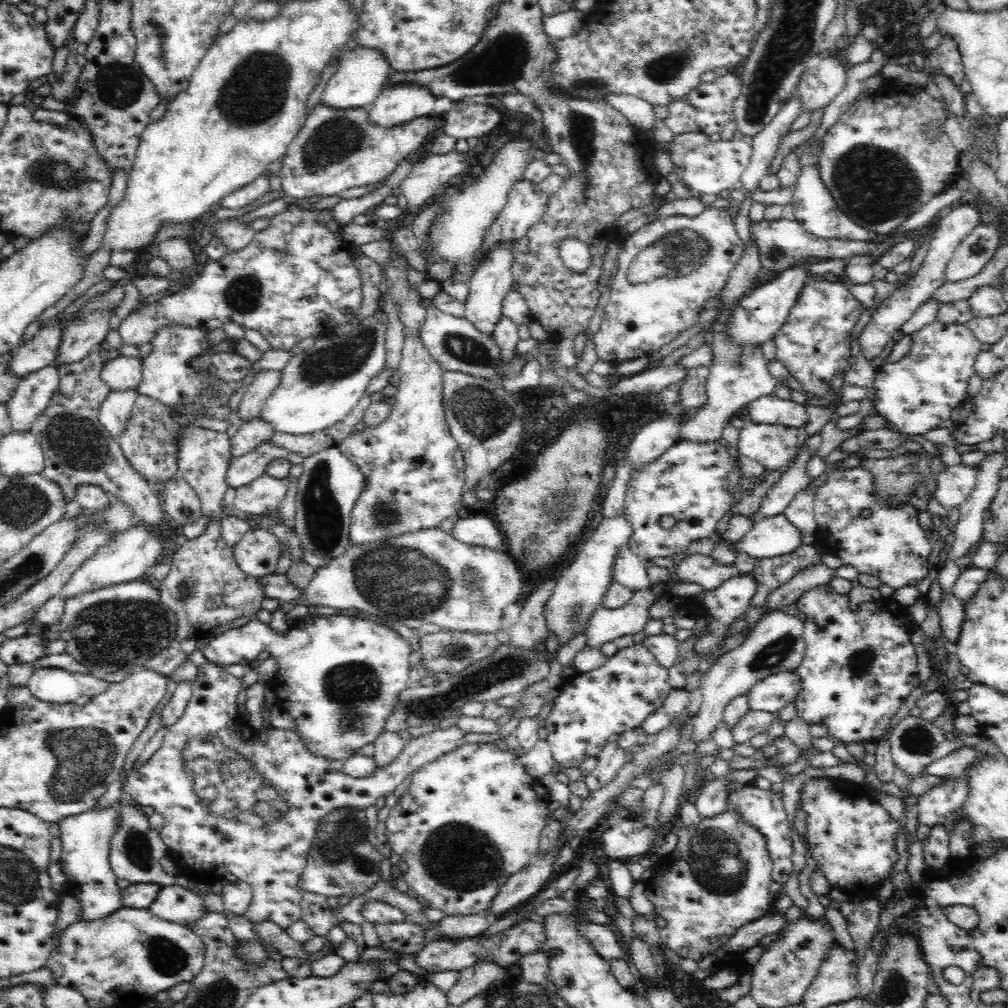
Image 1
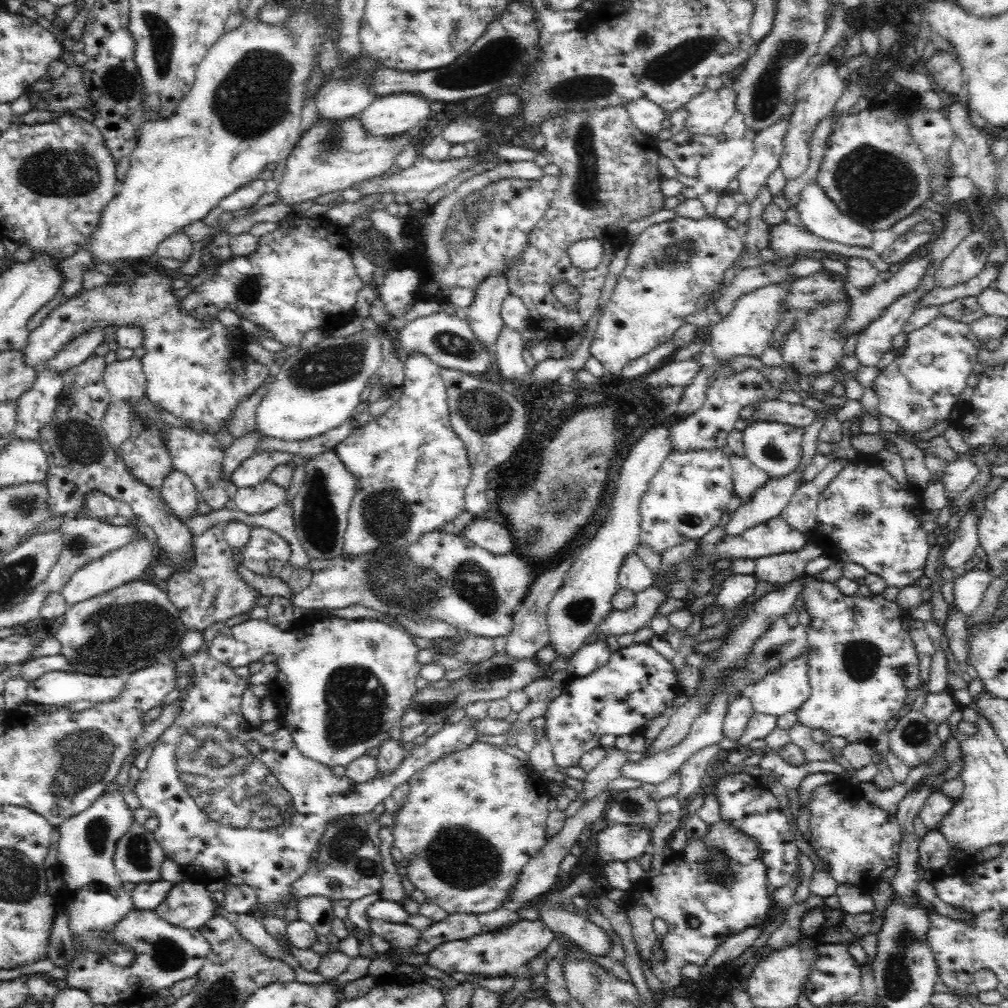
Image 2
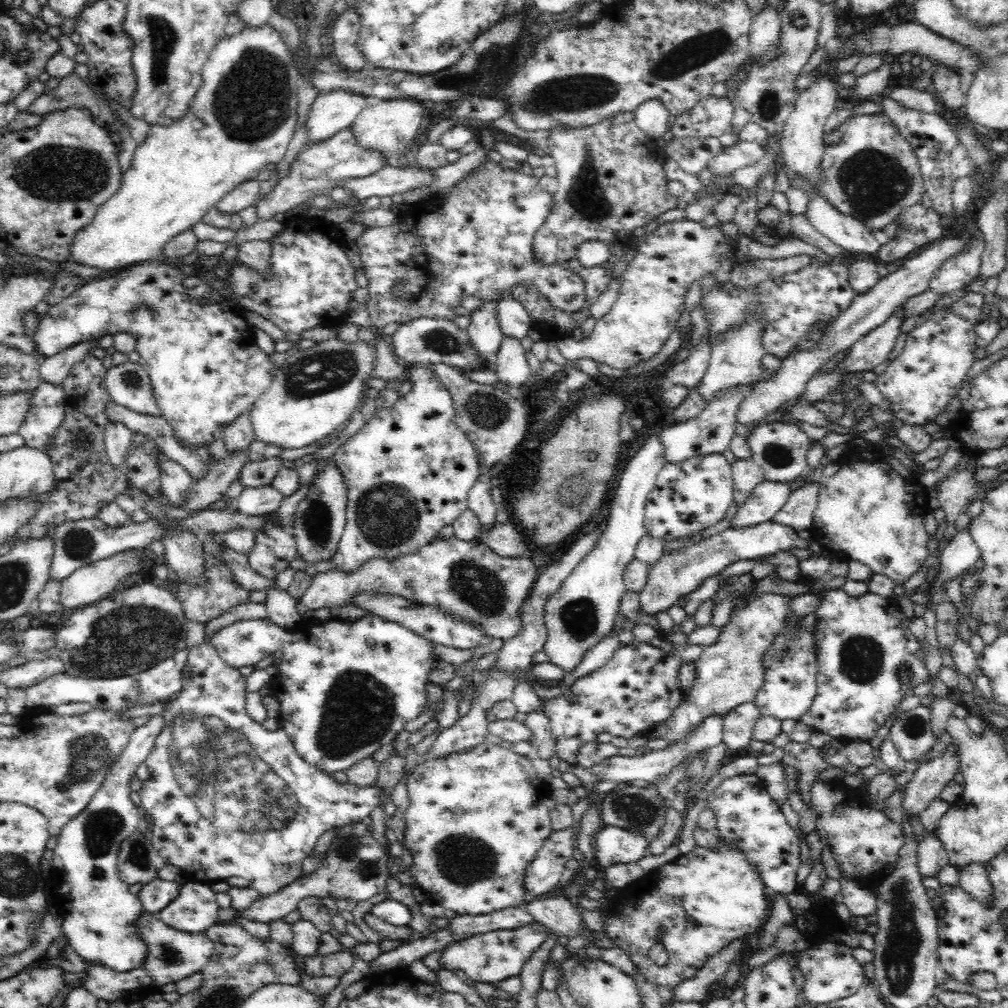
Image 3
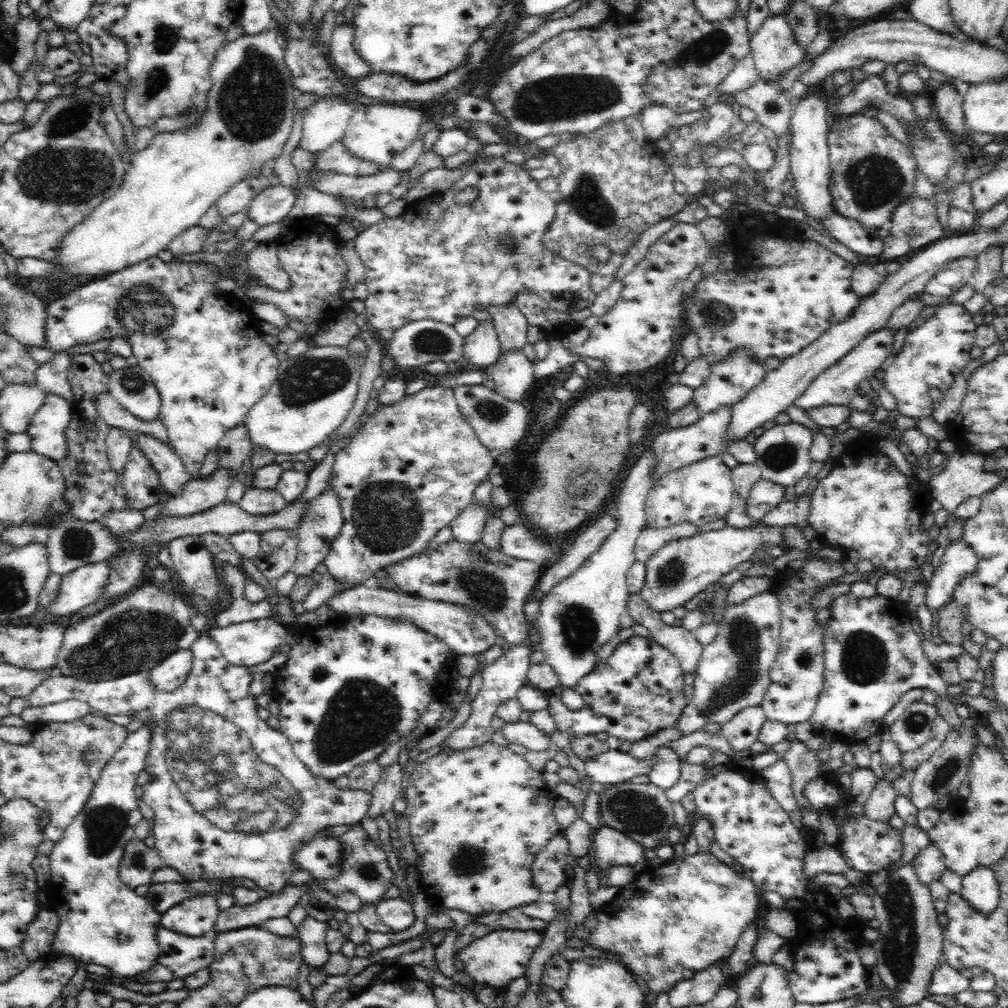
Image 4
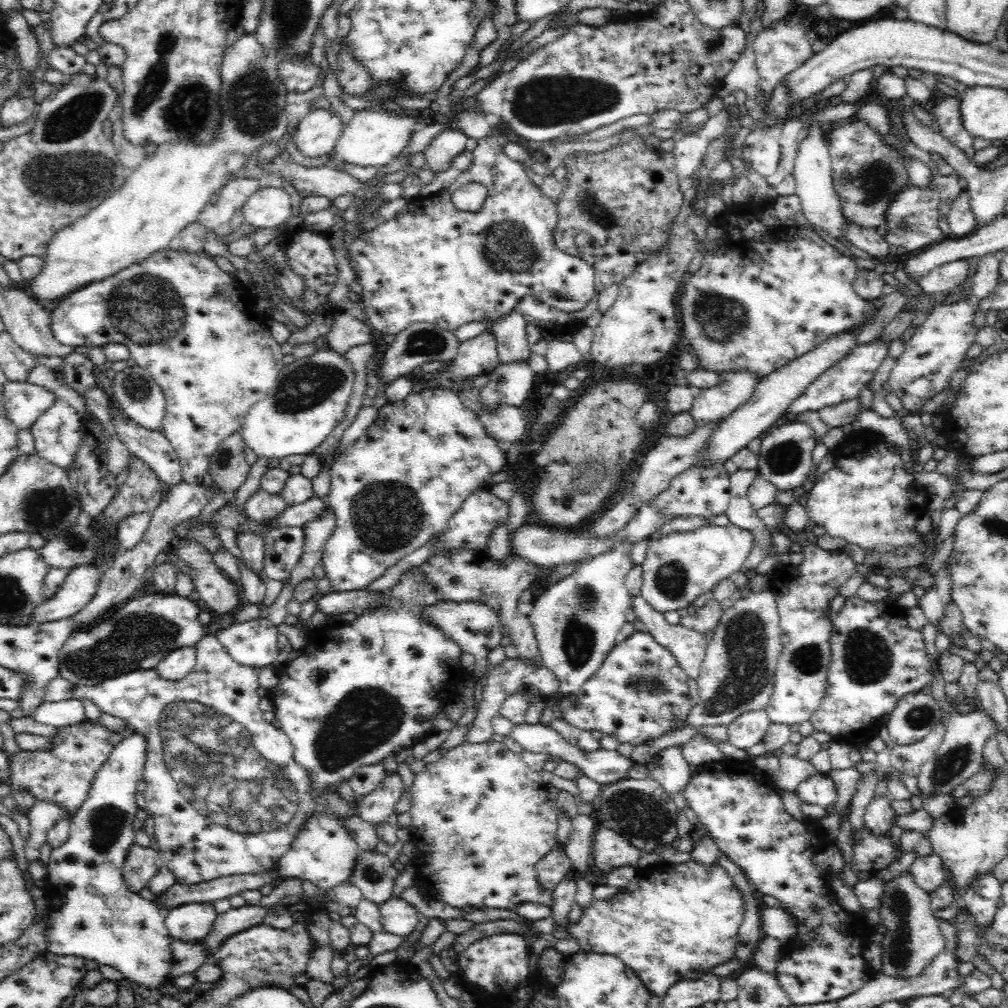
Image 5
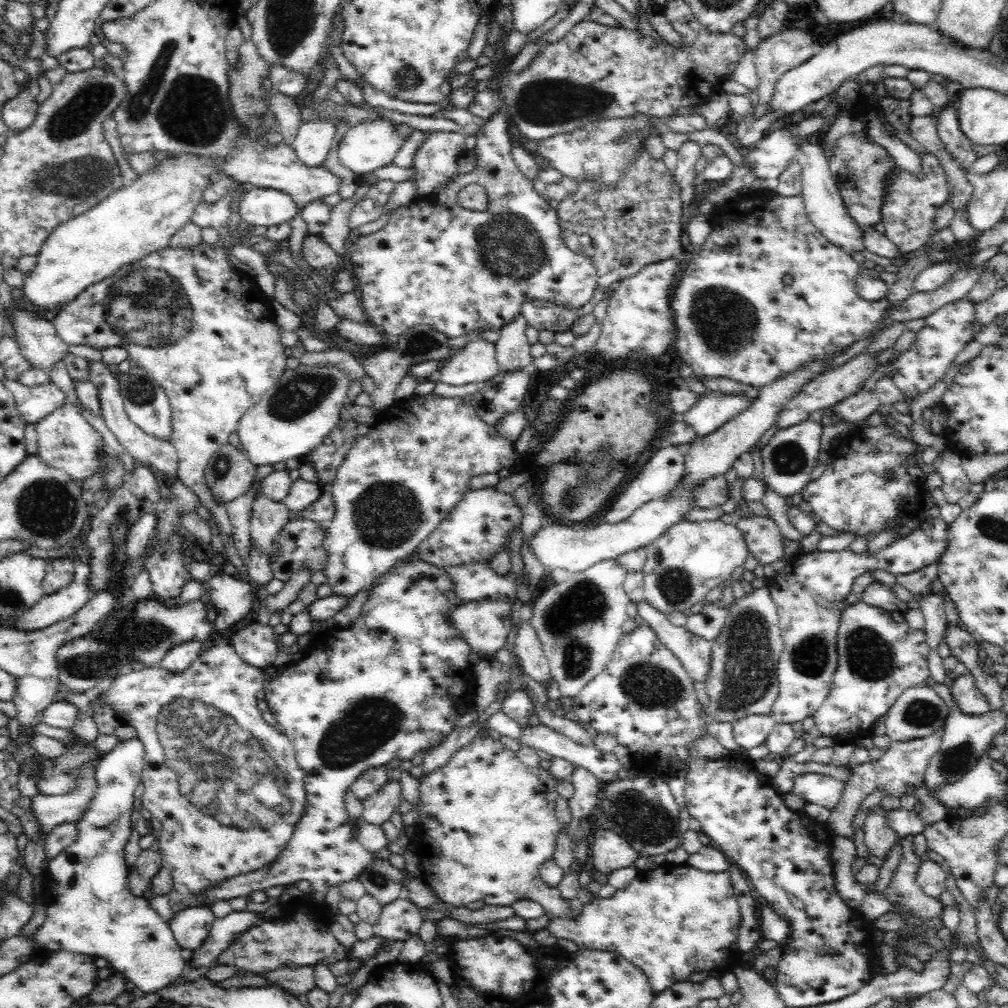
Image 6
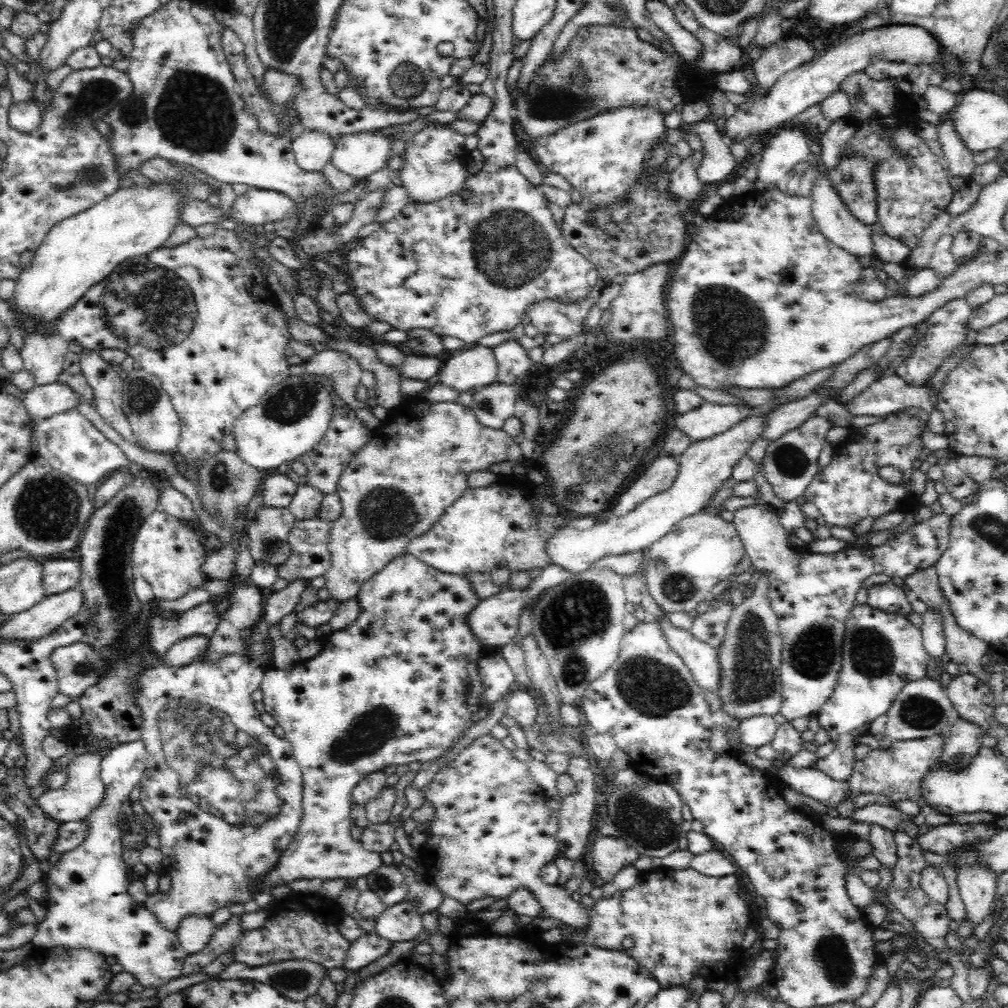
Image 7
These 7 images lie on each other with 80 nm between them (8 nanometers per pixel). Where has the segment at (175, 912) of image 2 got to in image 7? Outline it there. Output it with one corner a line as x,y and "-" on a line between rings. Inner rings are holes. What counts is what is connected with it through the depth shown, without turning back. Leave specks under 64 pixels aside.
186,916
178,922
178,928
174,930
181,948
188,955
201,952
210,941
210,936
214,932
214,921
210,916

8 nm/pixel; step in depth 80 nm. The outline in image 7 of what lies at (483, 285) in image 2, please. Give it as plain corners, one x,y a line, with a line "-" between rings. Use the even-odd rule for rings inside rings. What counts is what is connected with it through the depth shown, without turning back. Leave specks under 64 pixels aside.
476,344
446,360
437,375
440,383
466,393
468,388
479,389
497,382
498,370
493,348

